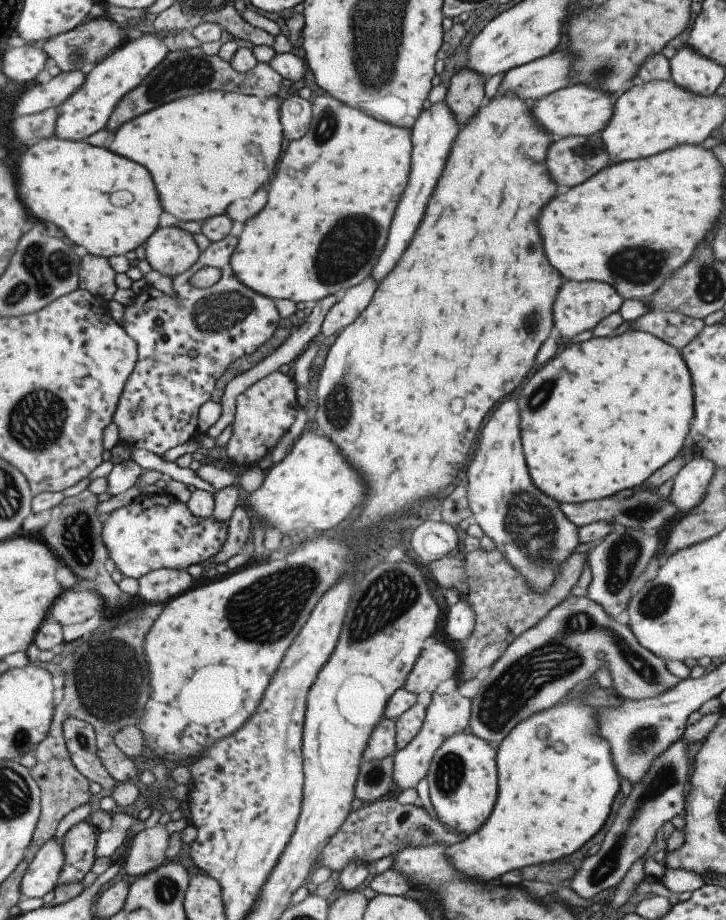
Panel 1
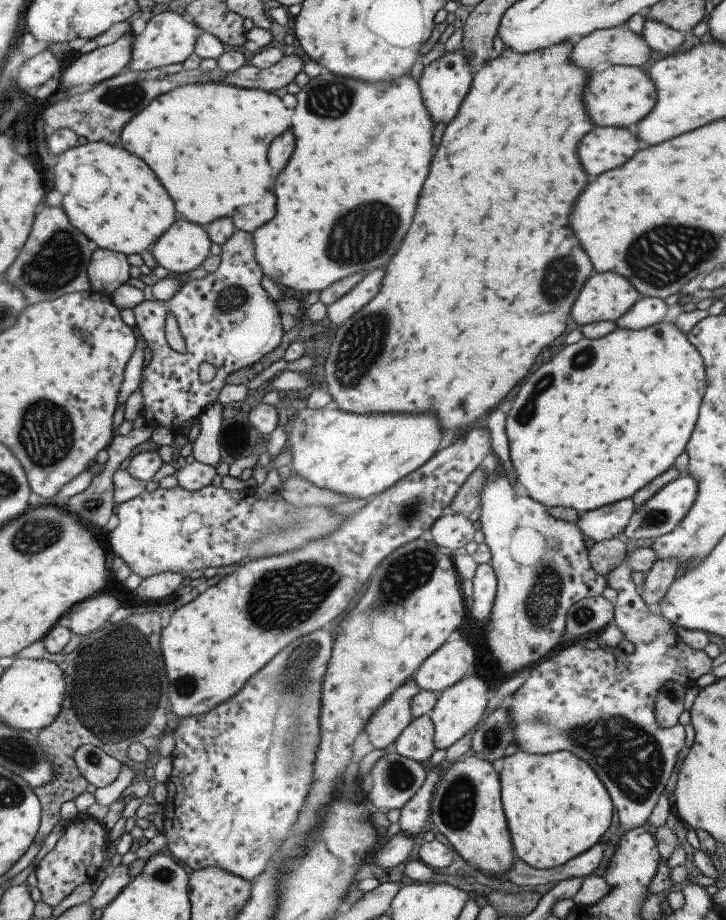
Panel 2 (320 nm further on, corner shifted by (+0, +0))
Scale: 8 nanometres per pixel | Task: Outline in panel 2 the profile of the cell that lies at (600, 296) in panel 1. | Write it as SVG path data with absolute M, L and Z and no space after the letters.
M592 273L571 306L571 318L577 327L597 321L618 320L640 295L619 274Z

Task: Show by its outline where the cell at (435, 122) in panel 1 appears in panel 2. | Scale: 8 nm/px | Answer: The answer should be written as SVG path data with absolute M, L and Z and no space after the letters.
M461 49L455 50L455 52L447 52L447 54L444 52L437 60L423 68L423 74L418 81L418 88L421 94L421 102L423 102L433 124L441 122L447 125L451 122L451 118L455 116L457 108L461 106L463 98L469 92L472 74L473 72L471 72Z

